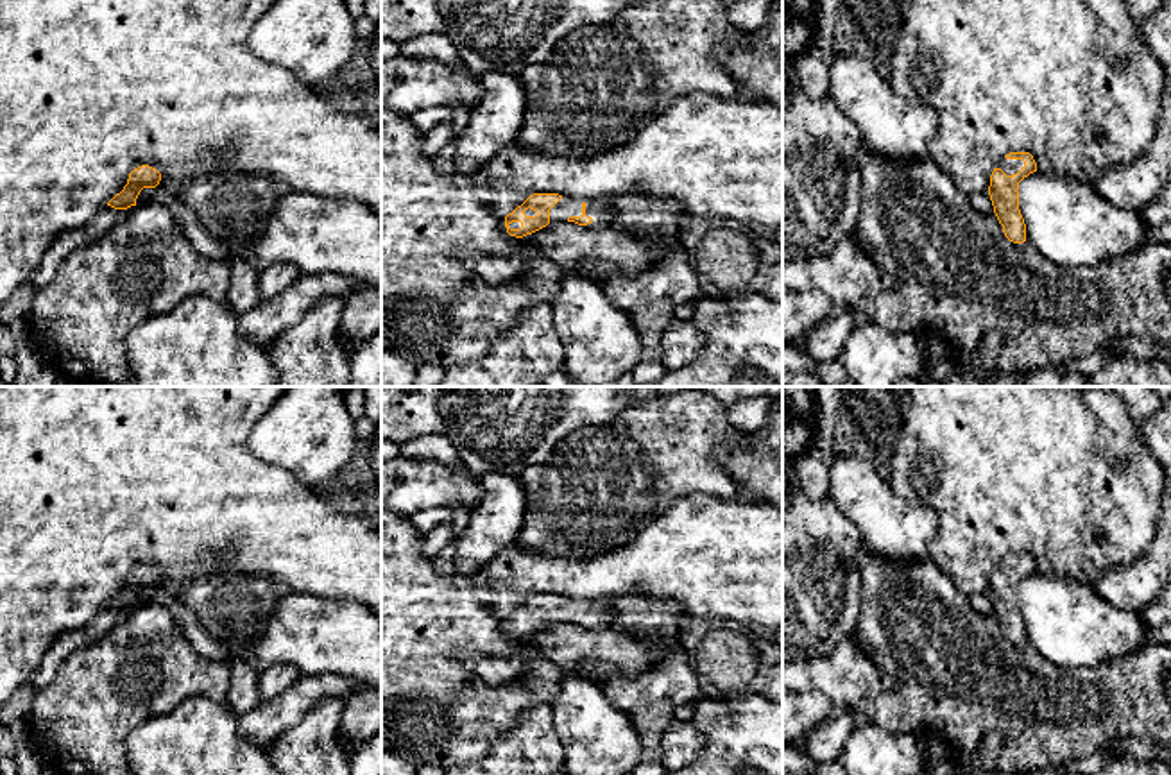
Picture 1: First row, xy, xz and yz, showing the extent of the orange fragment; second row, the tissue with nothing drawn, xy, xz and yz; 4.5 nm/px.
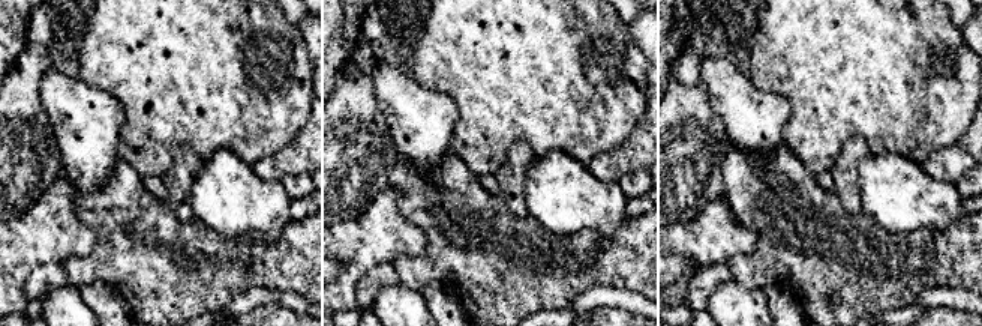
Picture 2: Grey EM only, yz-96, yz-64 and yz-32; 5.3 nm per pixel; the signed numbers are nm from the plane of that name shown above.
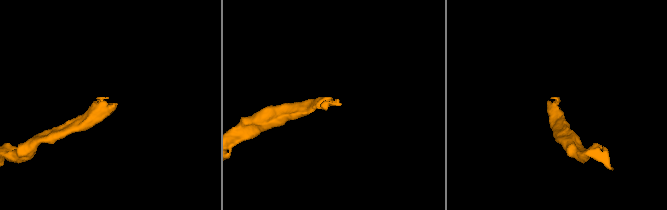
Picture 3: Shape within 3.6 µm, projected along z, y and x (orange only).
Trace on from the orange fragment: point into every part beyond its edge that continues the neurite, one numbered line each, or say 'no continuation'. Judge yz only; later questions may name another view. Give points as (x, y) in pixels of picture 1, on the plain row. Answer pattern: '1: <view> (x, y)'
1: yz (1010, 568)

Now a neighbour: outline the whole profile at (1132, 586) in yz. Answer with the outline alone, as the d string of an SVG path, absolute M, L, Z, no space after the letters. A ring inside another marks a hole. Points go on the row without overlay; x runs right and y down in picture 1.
M1171 399L1139 424L1139 437L1164 471L1162 512L1157 532L1142 555L1108 567L1094 589L1114 607L1141 616L1171 585Z

